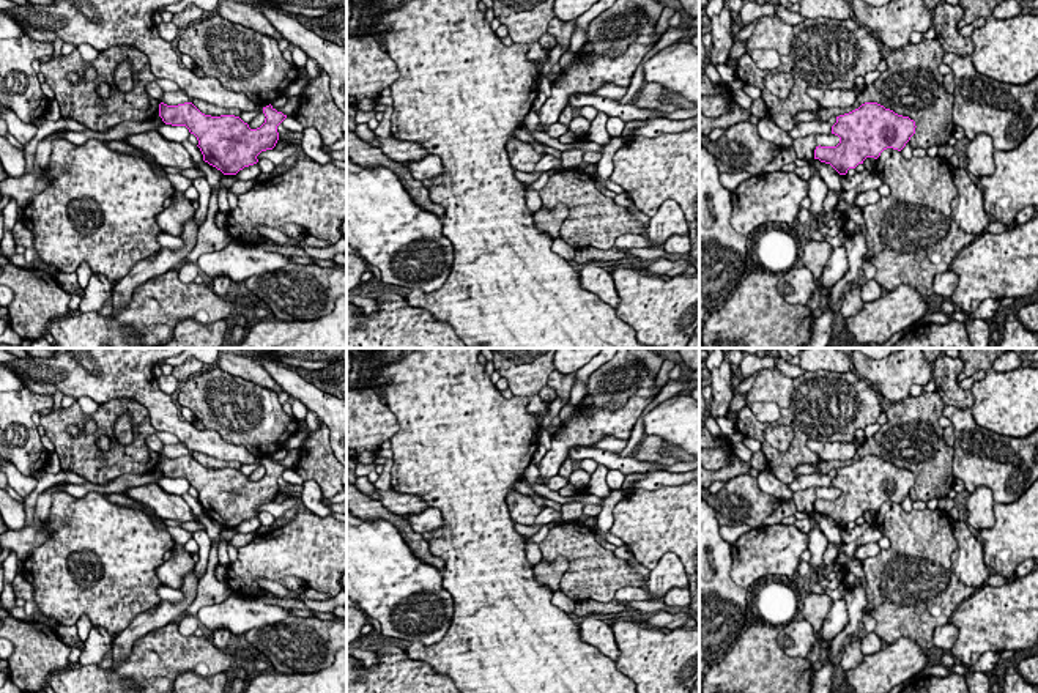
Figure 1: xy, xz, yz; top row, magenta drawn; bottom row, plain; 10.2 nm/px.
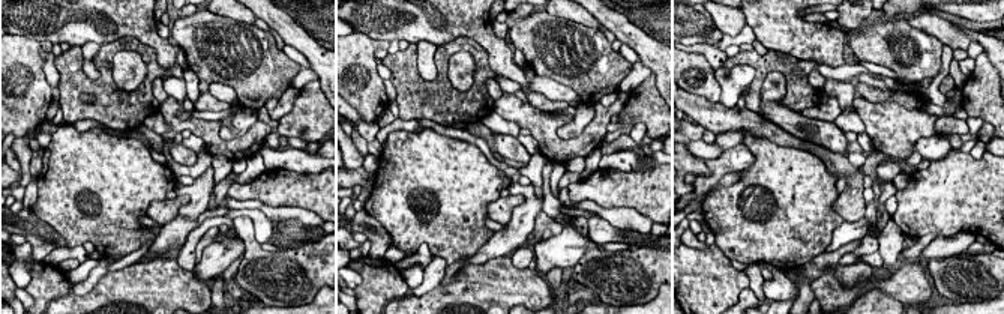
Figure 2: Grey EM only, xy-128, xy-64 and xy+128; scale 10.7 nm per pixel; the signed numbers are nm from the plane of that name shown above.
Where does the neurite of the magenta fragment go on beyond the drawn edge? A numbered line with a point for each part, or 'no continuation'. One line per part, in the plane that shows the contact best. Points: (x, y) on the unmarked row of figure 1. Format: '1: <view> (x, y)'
no continuation

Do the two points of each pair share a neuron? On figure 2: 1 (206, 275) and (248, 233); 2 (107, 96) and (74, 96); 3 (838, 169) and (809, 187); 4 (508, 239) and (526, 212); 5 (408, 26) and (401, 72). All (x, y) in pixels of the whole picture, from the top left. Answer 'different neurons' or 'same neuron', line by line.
1: different neurons
2: same neuron
3: different neurons
4: same neuron
5: different neurons

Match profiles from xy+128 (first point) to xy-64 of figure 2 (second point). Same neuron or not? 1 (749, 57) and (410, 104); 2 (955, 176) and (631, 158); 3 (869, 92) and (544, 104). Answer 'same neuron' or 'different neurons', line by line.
1: same neuron
2: different neurons
3: same neuron

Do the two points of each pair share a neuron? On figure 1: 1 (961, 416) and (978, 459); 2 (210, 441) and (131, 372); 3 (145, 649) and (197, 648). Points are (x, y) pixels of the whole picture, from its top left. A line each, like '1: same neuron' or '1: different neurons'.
1: same neuron
2: same neuron
3: same neuron

